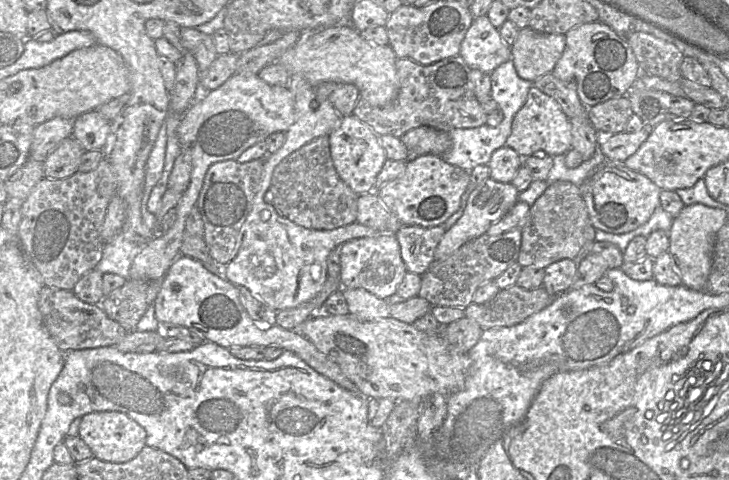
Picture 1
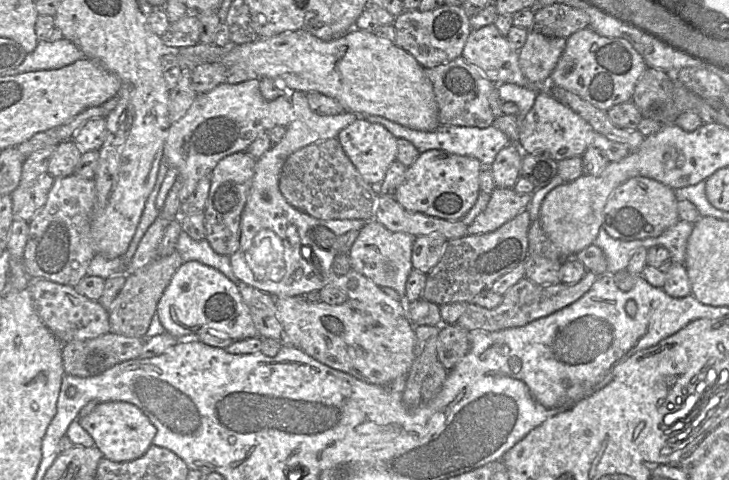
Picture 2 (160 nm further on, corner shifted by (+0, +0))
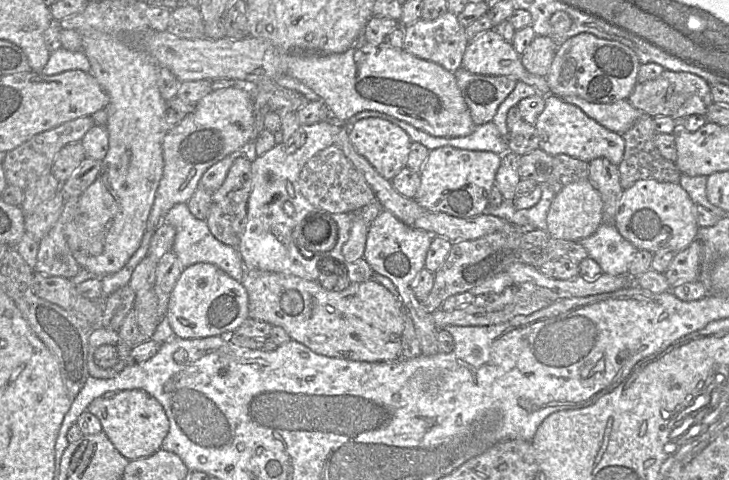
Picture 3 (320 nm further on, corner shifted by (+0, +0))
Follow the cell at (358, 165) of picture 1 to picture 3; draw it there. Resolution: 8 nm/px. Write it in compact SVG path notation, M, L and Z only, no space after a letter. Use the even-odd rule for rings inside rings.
M365 118L353 122L348 135L357 153L363 156L383 178L391 181L406 166L412 141L399 126L381 118Z

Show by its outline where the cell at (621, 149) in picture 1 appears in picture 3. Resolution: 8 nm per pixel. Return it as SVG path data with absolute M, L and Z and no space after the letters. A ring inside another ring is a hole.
M555 95L545 97L545 108L534 124L539 136L539 149L551 156L568 155L584 162L606 158L618 166L624 156L625 142L620 134L612 132L588 117L580 108Z

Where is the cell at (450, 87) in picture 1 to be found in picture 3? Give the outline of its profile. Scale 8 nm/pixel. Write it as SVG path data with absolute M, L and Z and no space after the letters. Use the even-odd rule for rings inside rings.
M463 67L455 72L455 77L475 126L493 120L498 107L518 82L509 76L473 74Z

